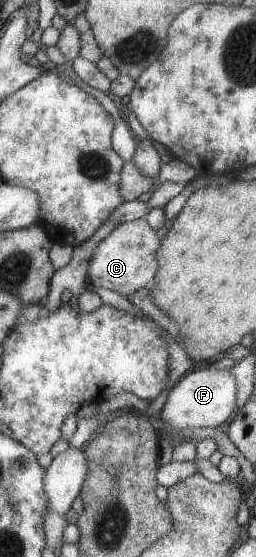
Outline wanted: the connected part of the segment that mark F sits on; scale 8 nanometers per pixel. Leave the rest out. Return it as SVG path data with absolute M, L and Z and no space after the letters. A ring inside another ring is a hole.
M199 366L186 374L169 391L164 406L156 419L159 426L165 429L188 429L213 427L218 429L219 425L226 423L230 417L234 417L238 409L237 394L240 382L236 375L229 369L206 369Z

